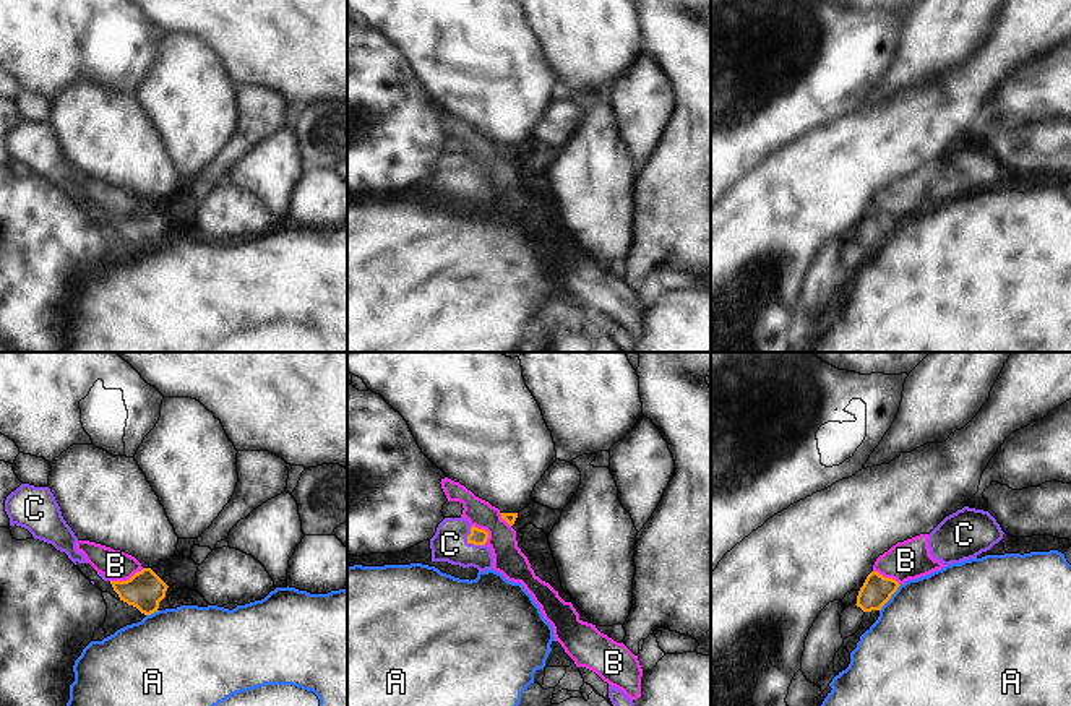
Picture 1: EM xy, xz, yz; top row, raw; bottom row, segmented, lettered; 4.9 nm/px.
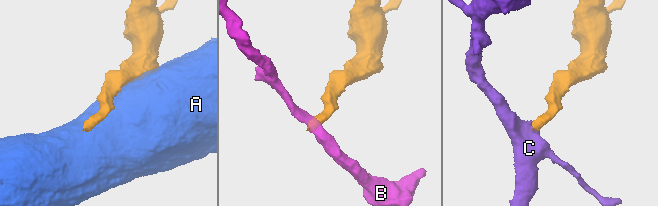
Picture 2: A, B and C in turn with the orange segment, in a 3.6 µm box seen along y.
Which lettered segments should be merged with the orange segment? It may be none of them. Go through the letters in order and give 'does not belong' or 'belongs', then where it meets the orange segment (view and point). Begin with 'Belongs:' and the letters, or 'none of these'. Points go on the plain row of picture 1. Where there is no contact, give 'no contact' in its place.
Belongs: C
A: does not belong | yz (890, 234)
B: does not belong | xy (127, 216)
C: belongs | xz (469, 179)

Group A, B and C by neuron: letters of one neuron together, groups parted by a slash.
A / B / C

